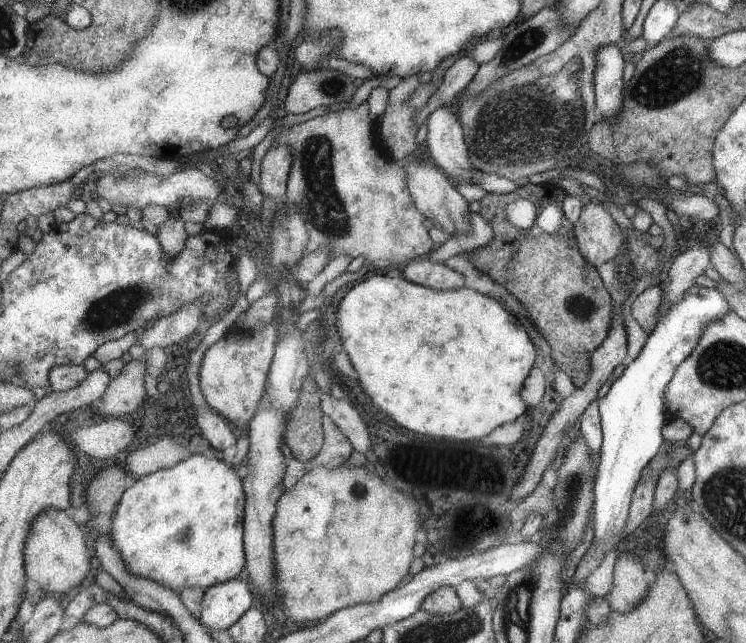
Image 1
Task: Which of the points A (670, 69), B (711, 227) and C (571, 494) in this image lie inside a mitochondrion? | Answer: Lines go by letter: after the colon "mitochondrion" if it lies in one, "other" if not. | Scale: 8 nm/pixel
A: mitochondrion
B: other
C: mitochondrion

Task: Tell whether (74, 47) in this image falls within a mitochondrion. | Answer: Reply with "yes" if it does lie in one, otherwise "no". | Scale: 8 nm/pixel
no

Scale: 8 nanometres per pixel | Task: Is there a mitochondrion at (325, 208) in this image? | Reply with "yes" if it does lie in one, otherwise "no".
yes

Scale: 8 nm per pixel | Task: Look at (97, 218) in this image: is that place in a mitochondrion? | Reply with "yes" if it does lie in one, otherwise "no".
no

